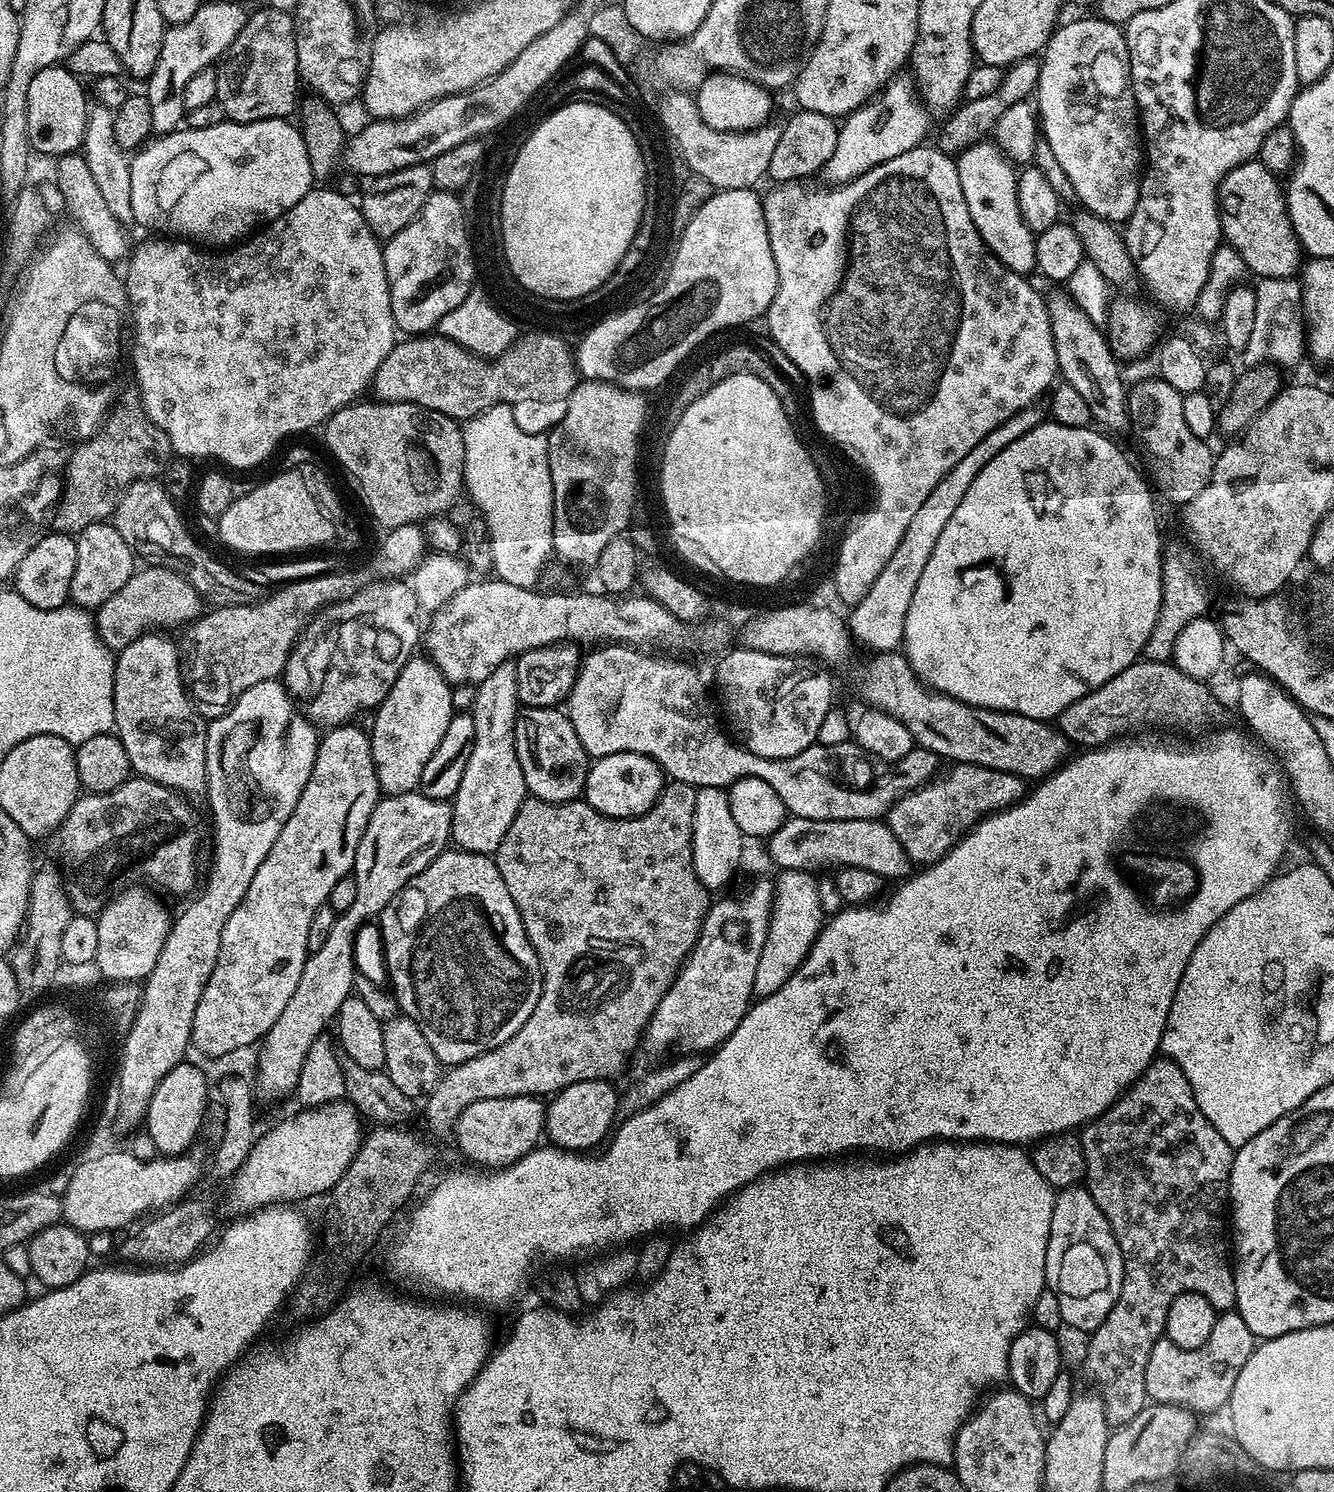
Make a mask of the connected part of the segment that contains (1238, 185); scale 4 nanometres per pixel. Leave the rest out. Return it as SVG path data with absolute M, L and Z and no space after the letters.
M1259 159L1247 160L1242 166L1234 166L1226 178L1222 178L1218 193L1220 206L1220 230L1223 239L1238 254L1242 254L1242 262L1249 273L1256 278L1286 279L1295 277L1302 268L1302 249L1300 240L1294 234L1294 226L1288 217L1288 201L1285 189L1278 181L1277 173L1266 170Z

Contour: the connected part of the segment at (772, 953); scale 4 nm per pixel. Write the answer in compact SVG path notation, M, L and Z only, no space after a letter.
M783 869L778 875L779 878L774 882L776 896L772 906L766 945L762 948L754 978L753 995L758 998L774 994L775 990L780 990L785 985L808 956L813 942L824 925L822 900L814 876L809 872L788 869Z

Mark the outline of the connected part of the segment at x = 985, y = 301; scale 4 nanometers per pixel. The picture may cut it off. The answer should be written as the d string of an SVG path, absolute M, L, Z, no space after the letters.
M928 147L906 150L906 154L898 154L898 158L890 158L890 162L874 166L848 184L824 186L821 192L808 192L793 200L788 200L784 190L776 190L780 192L773 196L765 195L762 200L770 250L778 270L778 290L766 313L766 321L776 333L777 340L783 344L785 352L796 360L794 366L804 368L811 376L816 418L820 426L830 436L844 442L844 446L871 469L879 485L876 508L859 519L844 544L840 558L839 587L848 600L865 597L870 586L874 586L878 574L882 574L882 566L890 562L898 542L902 542L902 534L906 534L906 526L910 526L910 521L922 506L922 501L929 496L930 490L934 490L934 486L938 486L938 482L942 482L942 478L950 474L950 470L954 470L954 466L958 466L958 462L962 462L962 458L966 458L966 454L970 454L970 450L974 450L974 446L978 446L986 434L990 434L990 430L1002 426L1002 422L1018 414L1018 410L1033 407L1036 399L1053 387L1058 376L1056 343L1045 297L1036 293L1027 275L1012 272L988 251L967 209L956 160L949 153L941 152L939 147Z

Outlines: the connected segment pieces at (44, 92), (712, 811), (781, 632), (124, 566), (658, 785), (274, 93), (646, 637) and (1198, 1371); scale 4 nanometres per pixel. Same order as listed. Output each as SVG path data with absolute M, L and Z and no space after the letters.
M64 66L43 68L34 74L26 94L26 122L33 153L44 158L59 158L75 153L83 145L90 103L80 84L83 84L81 77Z
M698 788L694 802L694 834L692 835L692 865L694 874L709 893L716 894L732 880L740 859L744 856L746 837L740 833L730 814L728 793L723 788Z
M811 608L788 609L787 612L775 612L760 617L755 624L749 625L748 643L754 650L766 654L783 656L810 656L825 665L840 664L848 656L848 644L853 643L852 634L841 628L835 616L824 611L812 611Z
M101 522L86 526L75 537L78 562L74 566L74 578L70 578L70 600L85 610L96 610L122 586L138 568L138 560L132 547L125 542L115 523Z
M619 752L595 757L589 763L583 799L588 805L610 818L634 818L646 814L656 805L666 777L656 760L633 752Z
M260 8L249 15L244 29L236 35L215 69L215 103L222 106L229 121L249 124L259 120L282 120L297 111L296 84L301 83L297 35L298 24L291 11Z
M495 578L481 580L481 584L468 583L446 606L431 613L432 621L426 624L422 636L423 651L453 686L481 684L486 674L502 666L502 662L535 648L565 642L577 646L596 646L601 642L629 646L688 644L697 634L693 625L674 618L670 610L643 594L613 598L584 592L581 596L567 596L564 592L510 586L510 582Z
M1235 1310L1221 1311L1214 1322L1210 1338L1194 1350L1174 1346L1174 1342L1167 1338L1154 1342L1150 1358L1146 1358L1146 1390L1149 1401L1177 1404L1197 1414L1216 1412L1219 1408L1221 1411L1234 1390L1234 1382L1238 1382L1238 1373L1242 1371L1242 1366L1246 1366L1246 1358L1250 1358L1257 1343L1257 1336Z

